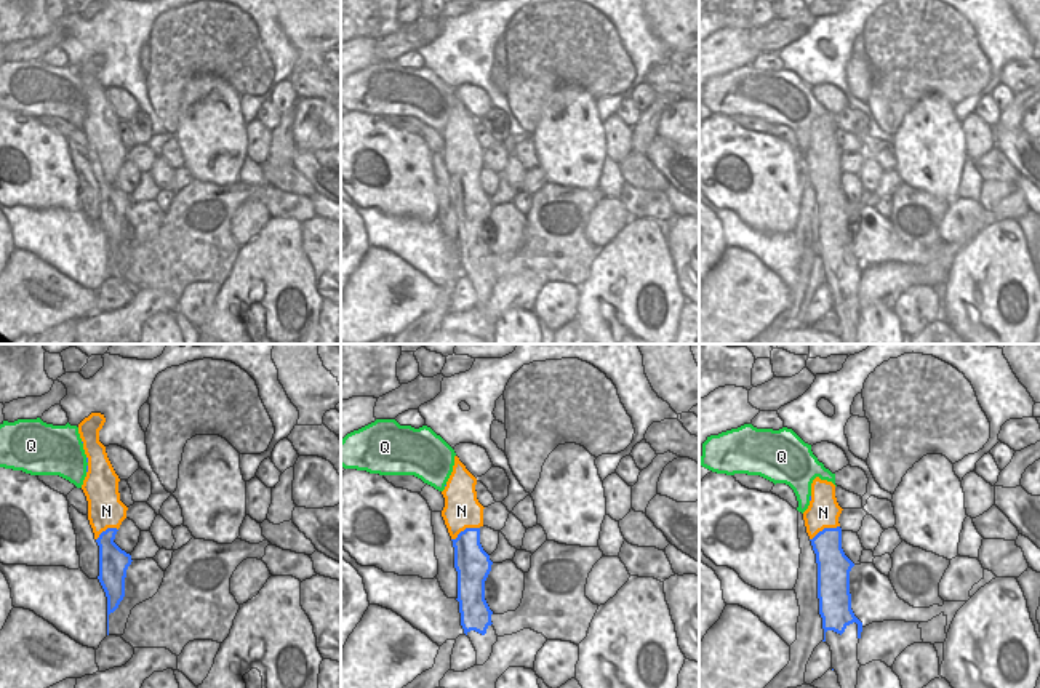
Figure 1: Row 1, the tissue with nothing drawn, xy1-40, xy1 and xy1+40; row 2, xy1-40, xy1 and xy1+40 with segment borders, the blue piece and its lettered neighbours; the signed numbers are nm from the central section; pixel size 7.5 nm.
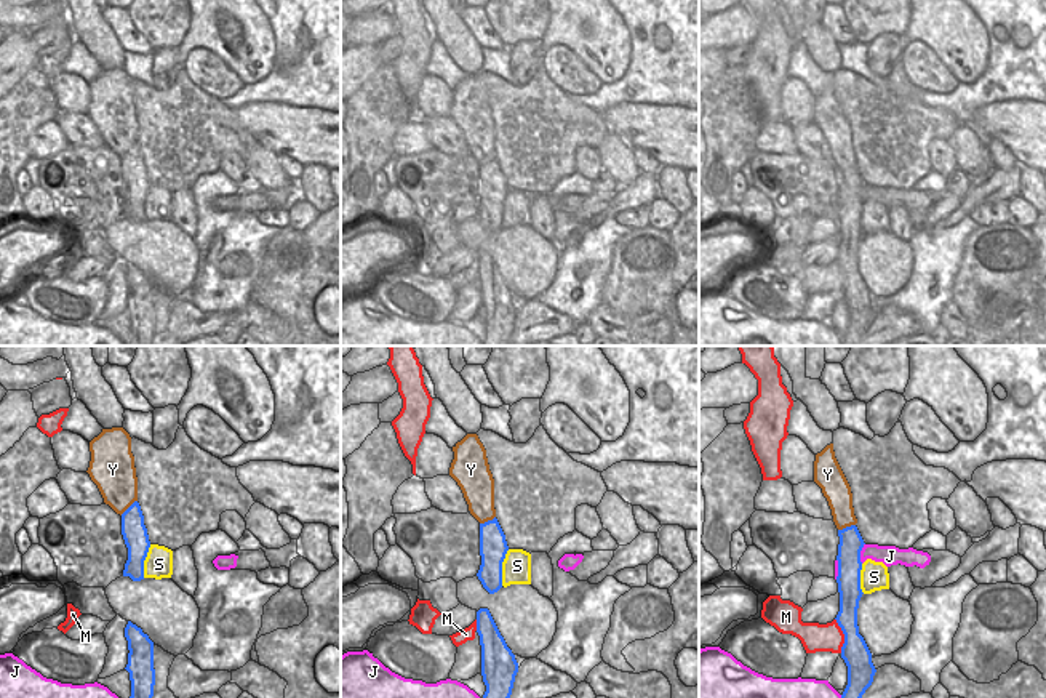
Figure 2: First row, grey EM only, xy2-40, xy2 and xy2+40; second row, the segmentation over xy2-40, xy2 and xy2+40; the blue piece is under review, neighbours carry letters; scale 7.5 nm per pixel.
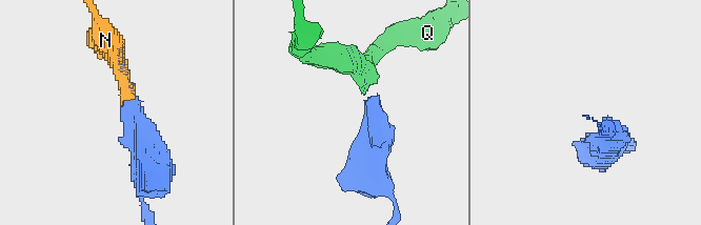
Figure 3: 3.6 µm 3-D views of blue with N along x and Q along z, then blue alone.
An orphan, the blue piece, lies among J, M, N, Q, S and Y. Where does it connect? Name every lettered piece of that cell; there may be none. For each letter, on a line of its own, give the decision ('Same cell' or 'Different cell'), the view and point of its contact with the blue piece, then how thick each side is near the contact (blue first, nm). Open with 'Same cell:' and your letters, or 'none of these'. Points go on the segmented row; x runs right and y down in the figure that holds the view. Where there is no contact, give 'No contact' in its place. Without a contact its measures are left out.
Same cell: Q
J: Different cell. Touches blue at xy2+40 (859, 553). Thickness 180 nm (blue) against 150 nm
M: Different cell. Touches blue at xy2+40 (845, 636). Thickness 200 nm (blue) against 220 nm
N: Different cell. Touches blue at xy1 (466, 528). Thickness 260 nm (blue) against 280 nm
Q: Same cell. Touches blue at xy1-40 (87, 466). Thickness 20 nm (blue) against 380 nm
S: Different cell. Touches blue at xy2 (501, 567). Thickness 220 nm (blue) against 220 nm
Y: Different cell. Touches blue at xy2+40 (846, 527). Thickness 180 nm (blue) against 190 nm.

